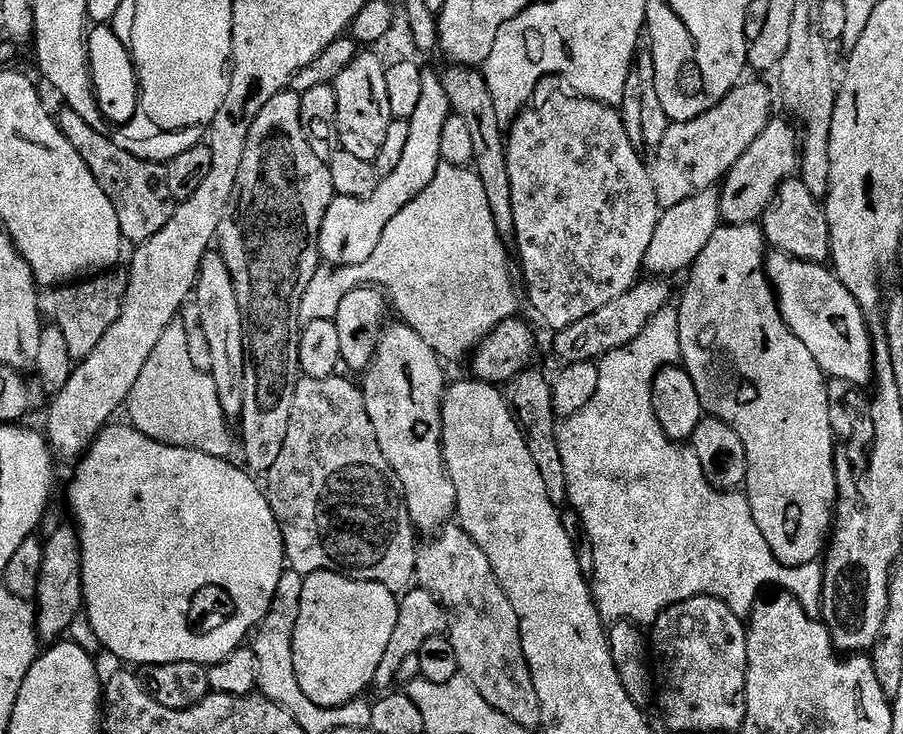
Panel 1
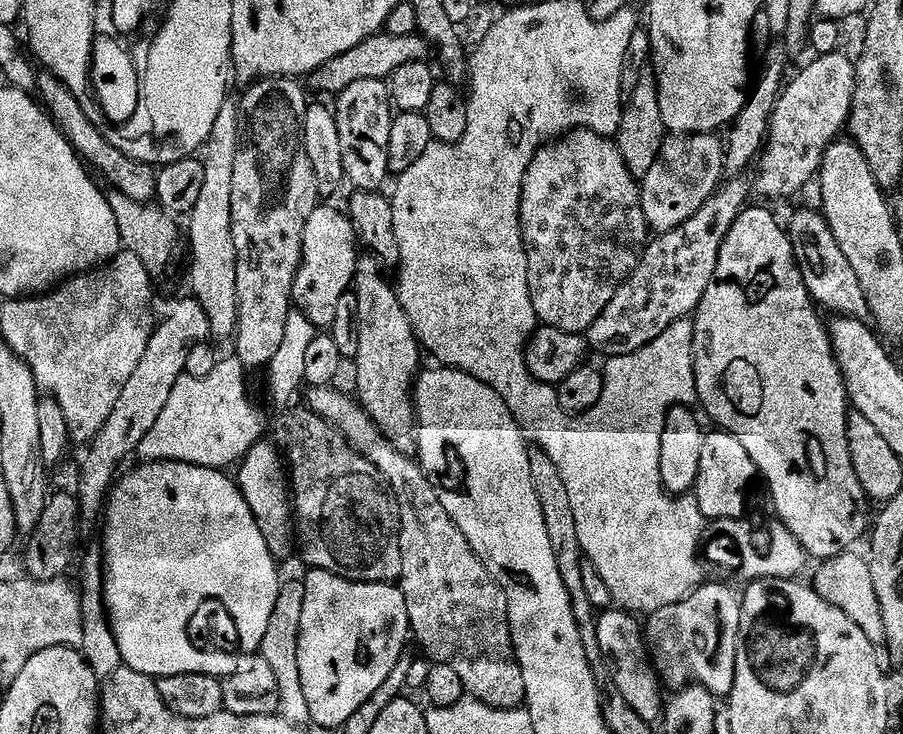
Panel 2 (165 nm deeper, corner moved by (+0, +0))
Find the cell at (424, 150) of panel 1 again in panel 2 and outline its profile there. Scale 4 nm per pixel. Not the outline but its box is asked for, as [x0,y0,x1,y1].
[292,206,358,330]

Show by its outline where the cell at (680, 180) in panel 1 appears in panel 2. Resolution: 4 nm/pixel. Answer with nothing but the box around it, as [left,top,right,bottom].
[640,134,725,233]

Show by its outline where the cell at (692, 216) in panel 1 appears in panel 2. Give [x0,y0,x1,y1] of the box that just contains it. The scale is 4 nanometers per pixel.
[724,39,790,178]

